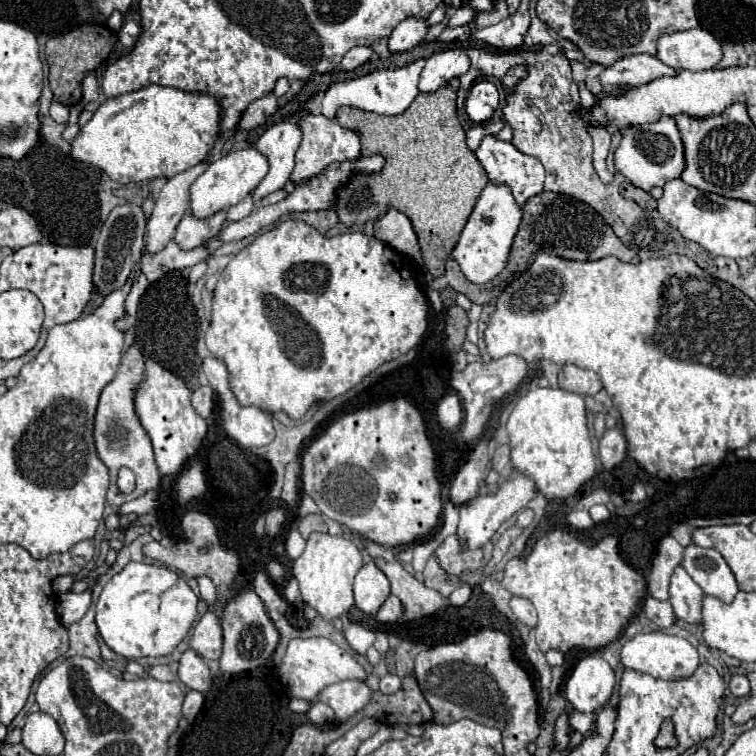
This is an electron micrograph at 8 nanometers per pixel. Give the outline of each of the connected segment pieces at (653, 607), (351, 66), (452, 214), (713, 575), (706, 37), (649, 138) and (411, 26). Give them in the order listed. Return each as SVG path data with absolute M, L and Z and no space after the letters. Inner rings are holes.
M647 596L645 598L645 604L643 604L643 612L659 628L671 628L677 622L677 618L673 614L673 608L671 608L671 604L667 600L661 602L661 600L655 600L655 598Z
M355 46L355 48L351 48L345 54L343 62L341 62L341 70L355 70L363 62L367 62L371 58L371 54L373 54L373 50L369 46Z
M453 78L449 84L441 86L439 90L435 90L431 94L419 94L413 100L413 104L403 114L397 114L397 116L381 116L381 114L363 112L363 110L349 108L349 106L343 106L337 112L337 122L343 128L349 128L361 136L361 156L379 154L385 158L385 166L379 172L353 174L345 182L345 186L341 186L337 190L335 210L337 210L339 222L343 222L345 226L365 224L369 220L381 218L387 212L387 208L397 208L413 222L413 228L419 236L425 266L433 276L441 276L445 272L445 260L453 252L453 248L459 240L459 234L461 234L481 190L489 182L479 160L465 144L465 130L459 124L457 112L455 112L457 90L459 90L459 80Z
M691 544L685 548L681 566L707 596L715 596L721 602L731 604L739 592L731 568L717 550L707 550Z
M703 28L663 34L657 42L657 54L663 64L671 68L709 70L721 60L721 44Z
M663 116L659 122L623 130L623 140L615 150L615 168L631 184L647 192L655 186L663 188L669 180L679 178L681 172L685 170L685 148L675 120L669 116Z
M405 18L389 36L389 50L391 52L405 52L417 46L429 30L425 18Z

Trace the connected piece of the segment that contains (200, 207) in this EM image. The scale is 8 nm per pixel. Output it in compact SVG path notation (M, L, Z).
M245 148L239 152L229 152L217 162L209 164L209 168L191 184L191 212L197 218L207 218L219 210L227 210L241 202L249 192L257 188L257 184L269 172L269 160L257 148Z

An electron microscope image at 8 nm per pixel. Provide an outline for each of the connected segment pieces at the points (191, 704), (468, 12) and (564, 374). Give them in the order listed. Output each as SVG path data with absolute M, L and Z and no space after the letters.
M191 690L191 692L185 696L185 702L183 702L183 716L185 716L189 722L195 722L201 706L203 706L203 694Z
M463 6L463 8L459 8L451 18L449 18L449 26L451 28L455 28L455 26L465 26L465 24L469 24L473 18L475 18L475 10L471 8L471 6Z
M563 366L559 374L559 388L575 392L581 396L595 396L603 386L593 370L583 370L577 366Z

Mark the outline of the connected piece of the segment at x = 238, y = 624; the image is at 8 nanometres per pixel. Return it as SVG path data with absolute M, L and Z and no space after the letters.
M243 590L241 594L237 594L237 598L233 598L223 606L221 624L223 624L223 656L219 664L221 670L227 674L241 674L257 666L263 666L277 648L279 632L269 620L265 606L261 604L261 598L253 590Z

